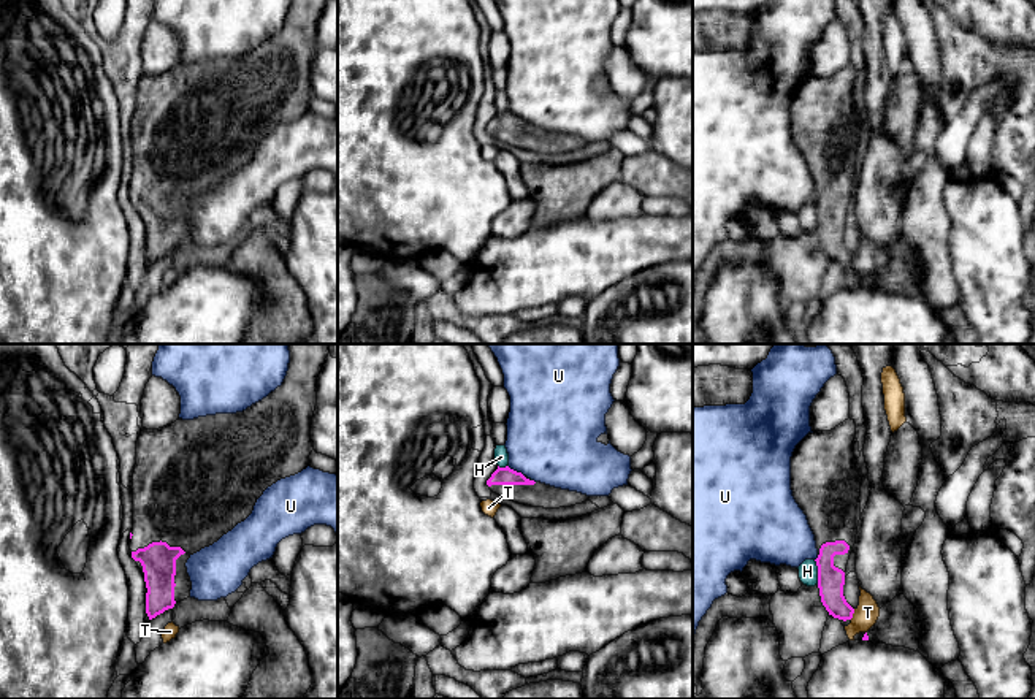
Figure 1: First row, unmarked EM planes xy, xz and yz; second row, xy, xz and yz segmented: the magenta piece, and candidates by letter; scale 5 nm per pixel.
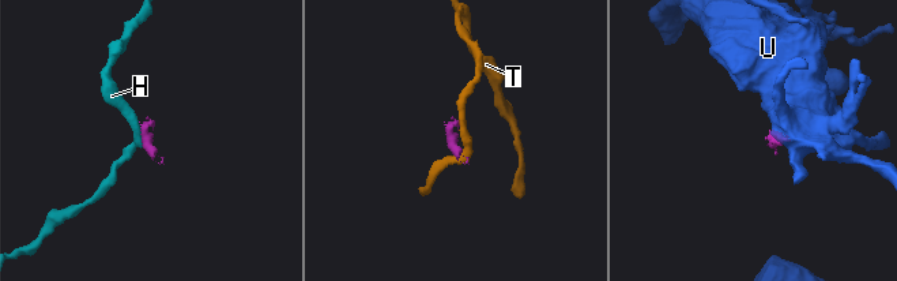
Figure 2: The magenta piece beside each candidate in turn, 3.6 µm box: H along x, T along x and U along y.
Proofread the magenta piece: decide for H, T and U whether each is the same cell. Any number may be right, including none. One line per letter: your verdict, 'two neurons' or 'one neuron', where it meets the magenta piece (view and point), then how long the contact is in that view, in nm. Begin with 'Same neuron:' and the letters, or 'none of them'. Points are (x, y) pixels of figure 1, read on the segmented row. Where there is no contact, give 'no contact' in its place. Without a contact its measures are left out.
Same neuron: none of them
H: two neurons | yz (818, 572) | 130 nm
T: two neurons | yz (853, 612) | 60 nm
U: two neurons | xz (515, 471) | 100 nm

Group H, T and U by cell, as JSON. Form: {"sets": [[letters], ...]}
{"sets": [["H"], ["T"], ["U"]]}

